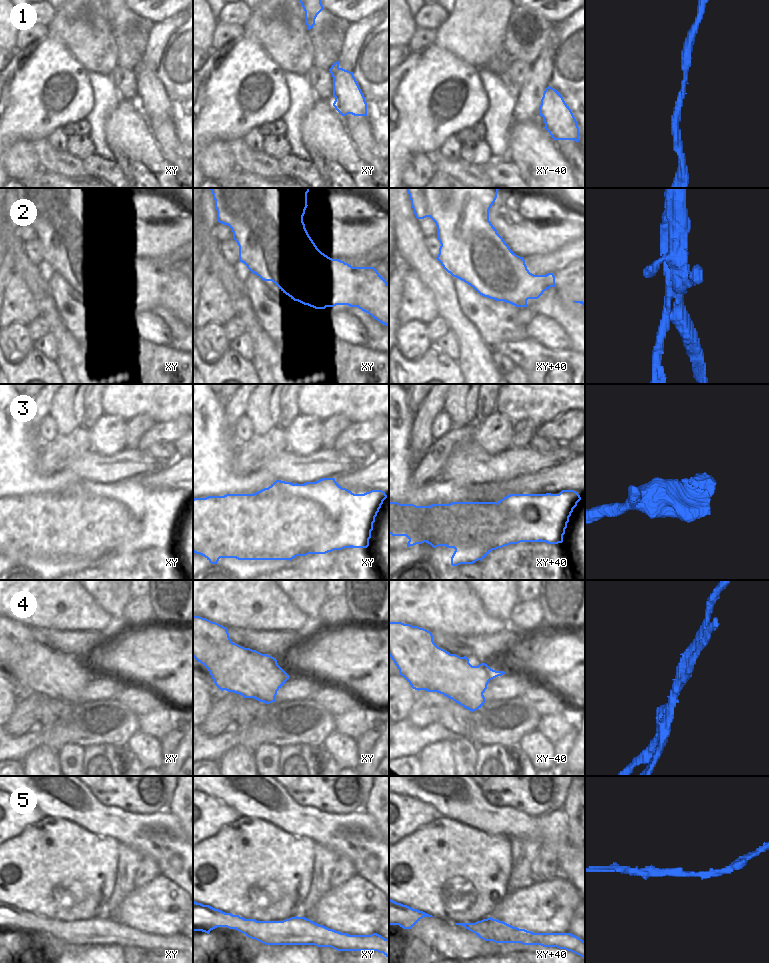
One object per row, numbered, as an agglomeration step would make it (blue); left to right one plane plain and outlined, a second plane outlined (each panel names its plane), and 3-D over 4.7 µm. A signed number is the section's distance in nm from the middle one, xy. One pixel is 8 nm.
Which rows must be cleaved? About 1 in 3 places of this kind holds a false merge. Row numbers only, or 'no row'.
2, 3, 4

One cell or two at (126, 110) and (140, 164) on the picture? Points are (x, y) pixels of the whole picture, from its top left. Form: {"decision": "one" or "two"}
{"decision": "one"}

